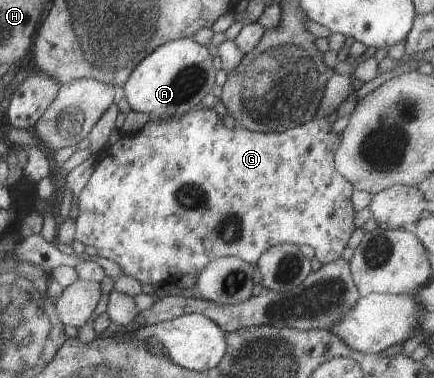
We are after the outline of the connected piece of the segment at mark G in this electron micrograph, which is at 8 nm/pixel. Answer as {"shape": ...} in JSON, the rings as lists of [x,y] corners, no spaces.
{"shape":[[[198,106],[185,115],[168,117],[167,119],[147,122],[138,134],[124,135],[100,152],[93,173],[85,184],[78,198],[78,214],[75,218],[76,238],[85,245],[98,249],[101,257],[110,259],[118,264],[123,273],[132,276],[140,283],[151,285],[176,284],[184,275],[198,278],[208,265],[220,257],[232,255],[243,258],[249,263],[258,265],[260,257],[274,245],[290,243],[300,246],[308,244],[314,249],[314,256],[323,265],[335,261],[342,250],[346,248],[348,236],[354,230],[354,208],[350,204],[352,185],[339,173],[335,166],[335,150],[339,148],[340,135],[332,130],[332,123],[327,117],[316,117],[302,126],[287,130],[283,133],[257,133],[244,126],[236,125],[228,128],[220,114],[213,107]]]}

